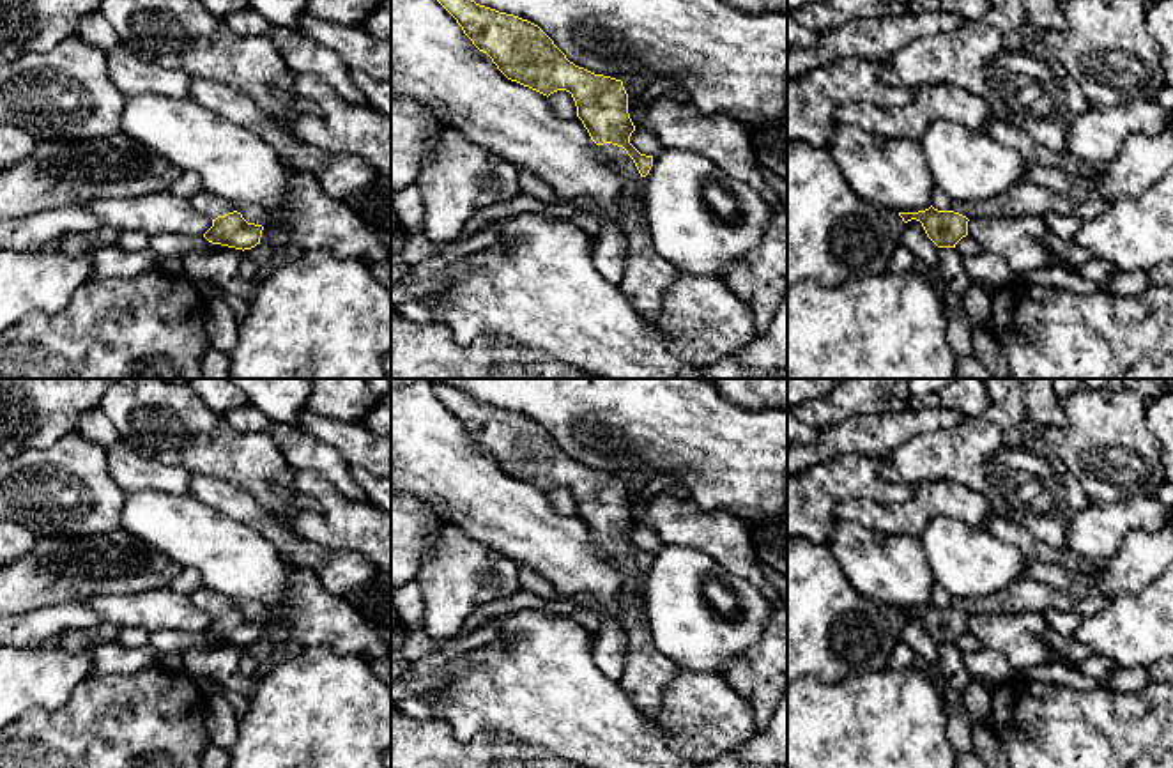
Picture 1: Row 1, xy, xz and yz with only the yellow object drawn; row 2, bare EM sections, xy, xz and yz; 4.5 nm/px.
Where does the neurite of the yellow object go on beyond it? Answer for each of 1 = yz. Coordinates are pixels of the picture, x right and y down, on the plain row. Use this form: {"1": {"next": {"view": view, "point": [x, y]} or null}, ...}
{"1": {"next": {"view": "yz", "point": [1025, 595]}}}

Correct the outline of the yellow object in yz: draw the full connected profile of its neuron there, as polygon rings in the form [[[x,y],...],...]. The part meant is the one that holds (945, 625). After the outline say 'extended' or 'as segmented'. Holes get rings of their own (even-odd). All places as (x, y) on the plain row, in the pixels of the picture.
[[[1019,579],[1000,593],[964,598],[954,596],[950,607],[932,602],[918,609],[899,609],[904,619],[916,616],[938,644],[955,644],[968,632],[968,618],[980,612],[1046,612],[1049,609],[1092,616],[1108,605],[1108,596],[1076,598],[1044,582]]]; extended

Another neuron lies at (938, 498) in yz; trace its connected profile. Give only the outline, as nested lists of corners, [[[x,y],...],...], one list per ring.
[[[920,481],[915,495],[904,504],[878,504],[851,497],[837,504],[835,515],[846,522],[858,522],[867,529],[918,536],[932,517],[952,517],[970,526],[985,527],[991,504],[966,485],[954,481]]]

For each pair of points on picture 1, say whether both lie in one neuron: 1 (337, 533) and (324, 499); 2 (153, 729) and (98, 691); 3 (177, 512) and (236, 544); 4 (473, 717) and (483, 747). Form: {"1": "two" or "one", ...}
{"1": "one", "2": "one", "3": "one", "4": "two"}

